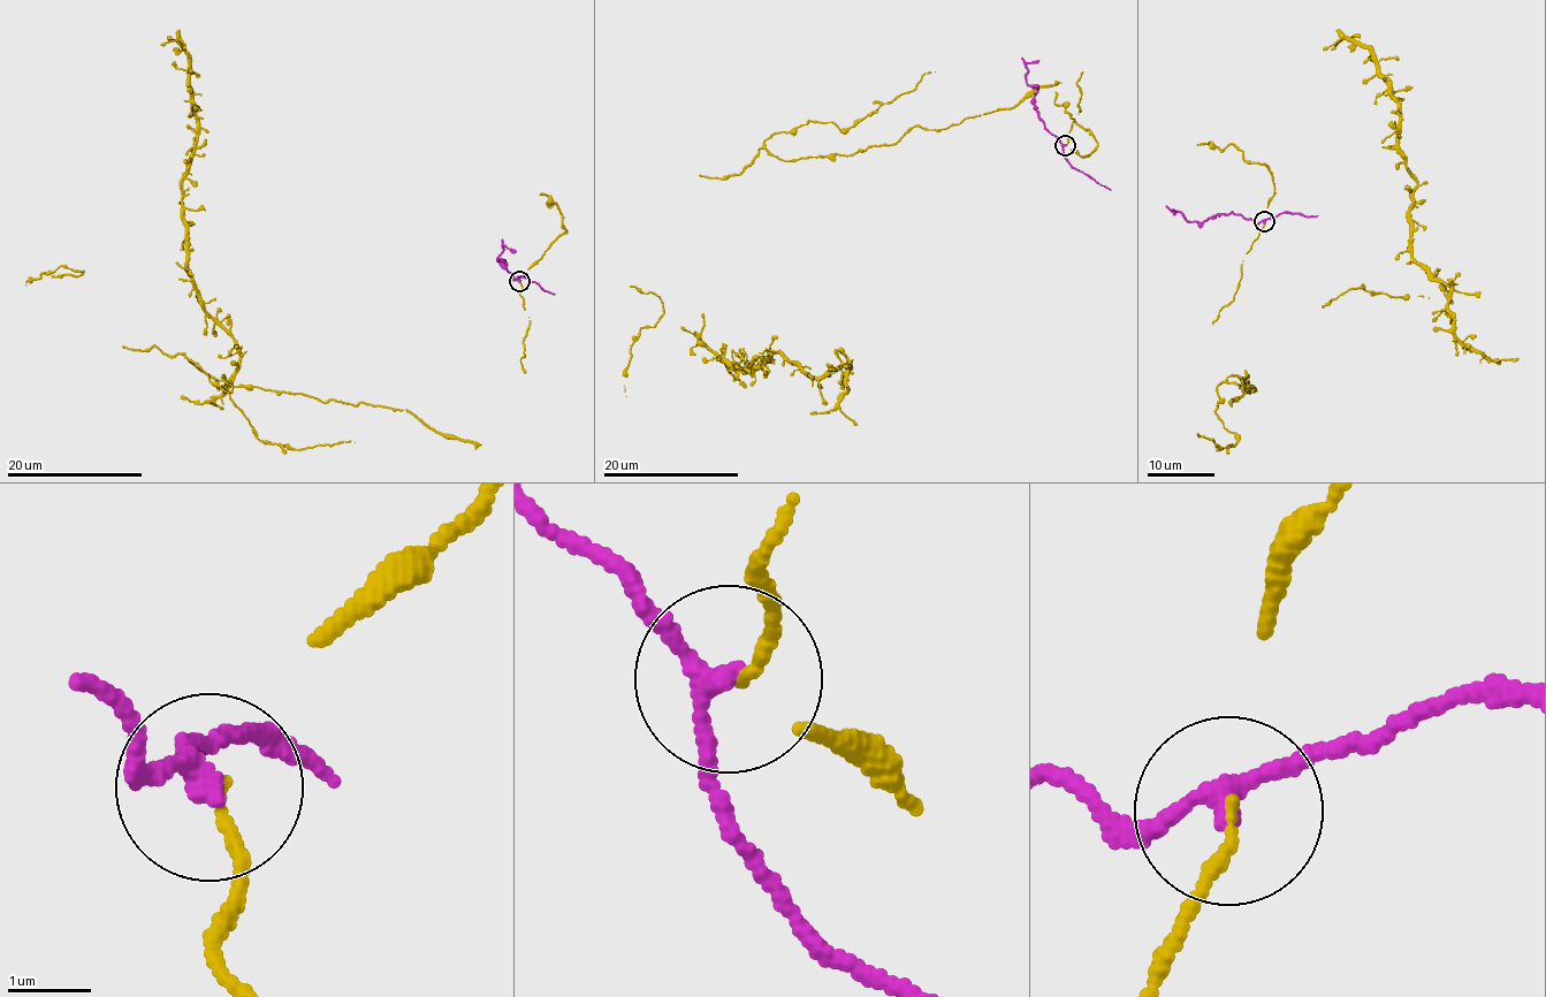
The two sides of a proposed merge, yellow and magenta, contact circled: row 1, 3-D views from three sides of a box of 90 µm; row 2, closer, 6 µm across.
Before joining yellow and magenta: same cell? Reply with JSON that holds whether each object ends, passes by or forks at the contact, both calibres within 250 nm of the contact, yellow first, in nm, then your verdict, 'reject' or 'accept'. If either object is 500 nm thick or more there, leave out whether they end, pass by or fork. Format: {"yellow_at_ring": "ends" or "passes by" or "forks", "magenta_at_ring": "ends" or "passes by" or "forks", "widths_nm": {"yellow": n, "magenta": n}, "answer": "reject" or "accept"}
{"yellow_at_ring": "ends", "magenta_at_ring": "passes by", "widths_nm": {"yellow": 130, "magenta": 200}, "answer": "reject"}

